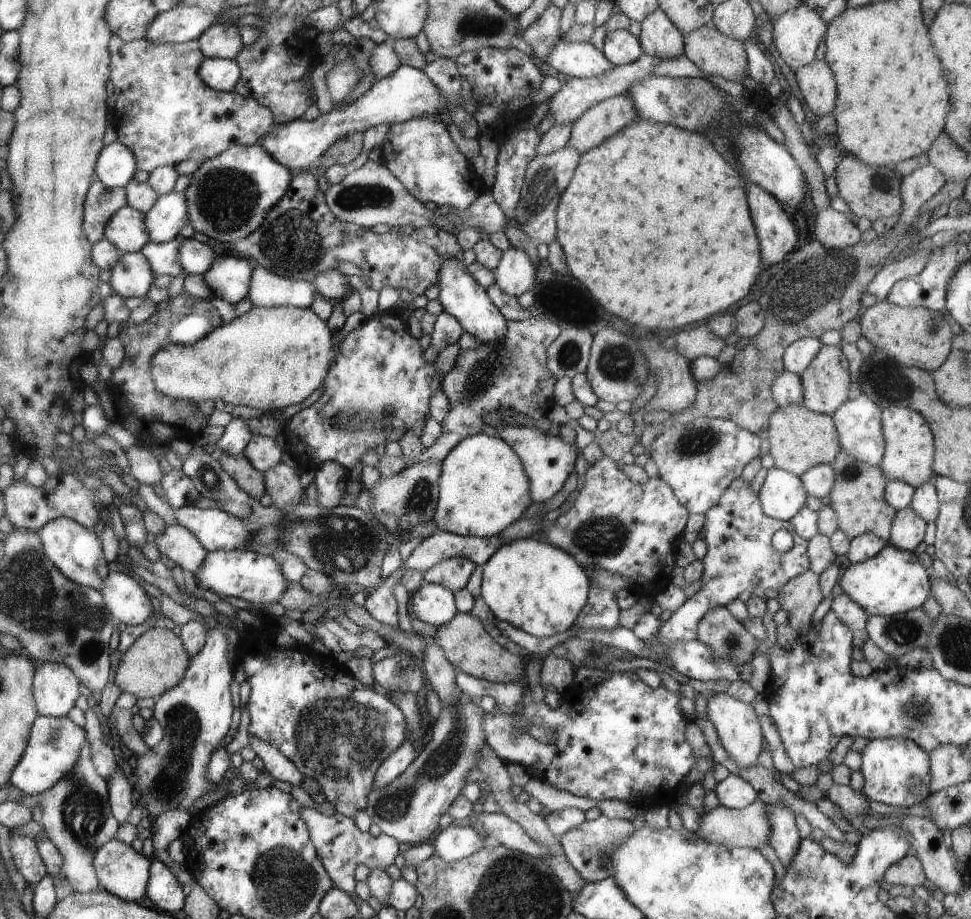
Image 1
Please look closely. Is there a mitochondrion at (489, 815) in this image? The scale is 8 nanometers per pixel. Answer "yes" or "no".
no

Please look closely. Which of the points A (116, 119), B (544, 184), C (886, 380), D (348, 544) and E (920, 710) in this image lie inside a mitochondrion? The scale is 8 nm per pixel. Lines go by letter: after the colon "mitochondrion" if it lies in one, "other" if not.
A: other
B: mitochondrion
C: mitochondrion
D: mitochondrion
E: mitochondrion

